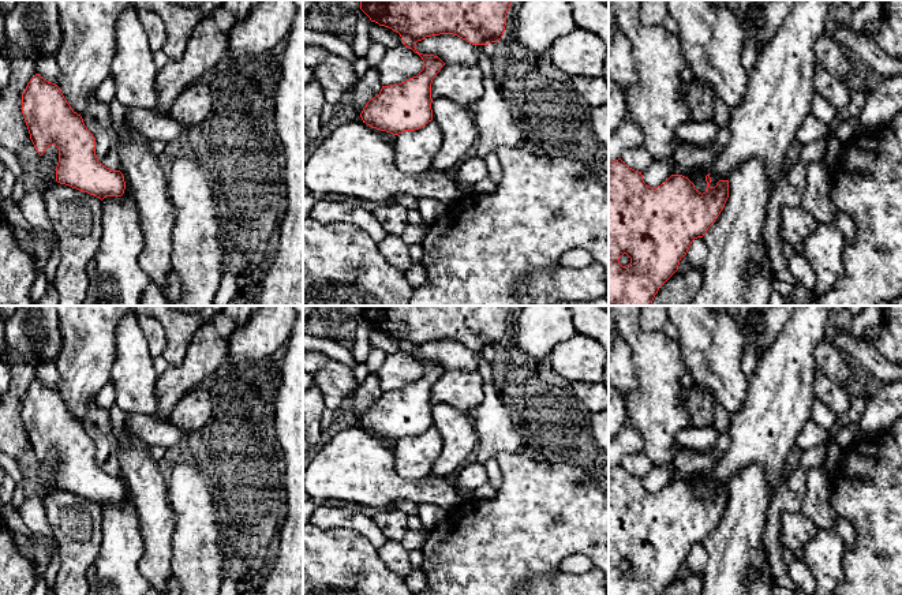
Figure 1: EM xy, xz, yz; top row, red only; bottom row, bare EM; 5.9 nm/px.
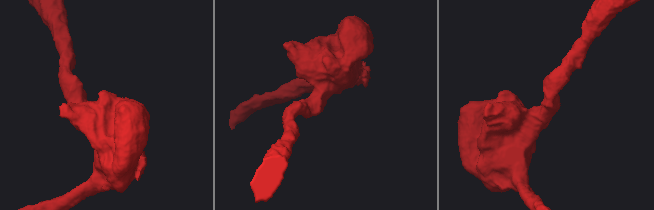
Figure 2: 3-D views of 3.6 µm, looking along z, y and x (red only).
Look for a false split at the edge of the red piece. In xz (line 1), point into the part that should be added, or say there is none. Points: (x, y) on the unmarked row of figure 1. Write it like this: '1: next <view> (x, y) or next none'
1: next xz (414, 457)

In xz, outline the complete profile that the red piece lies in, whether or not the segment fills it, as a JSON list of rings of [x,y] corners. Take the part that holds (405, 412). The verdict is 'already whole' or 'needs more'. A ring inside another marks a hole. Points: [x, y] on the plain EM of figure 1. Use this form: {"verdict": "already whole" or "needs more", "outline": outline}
{"verdict": "needs more", "outline": [[[360,306],[360,315],[371,328],[398,338],[405,353],[423,366],[423,375],[416,382],[398,390],[382,392],[379,400],[371,404],[360,419],[367,431],[396,442],[393,461],[403,479],[426,478],[442,453],[442,437],[433,426],[431,389],[445,368],[438,362],[419,359],[416,348],[431,341],[453,340],[472,351],[489,352],[502,344],[510,310],[512,306]]]}

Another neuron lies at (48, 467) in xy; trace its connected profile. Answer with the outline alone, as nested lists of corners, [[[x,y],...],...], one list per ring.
[[[52,450],[42,461],[40,461],[40,480],[41,483],[52,490],[56,489],[56,472],[59,468],[59,454]]]

